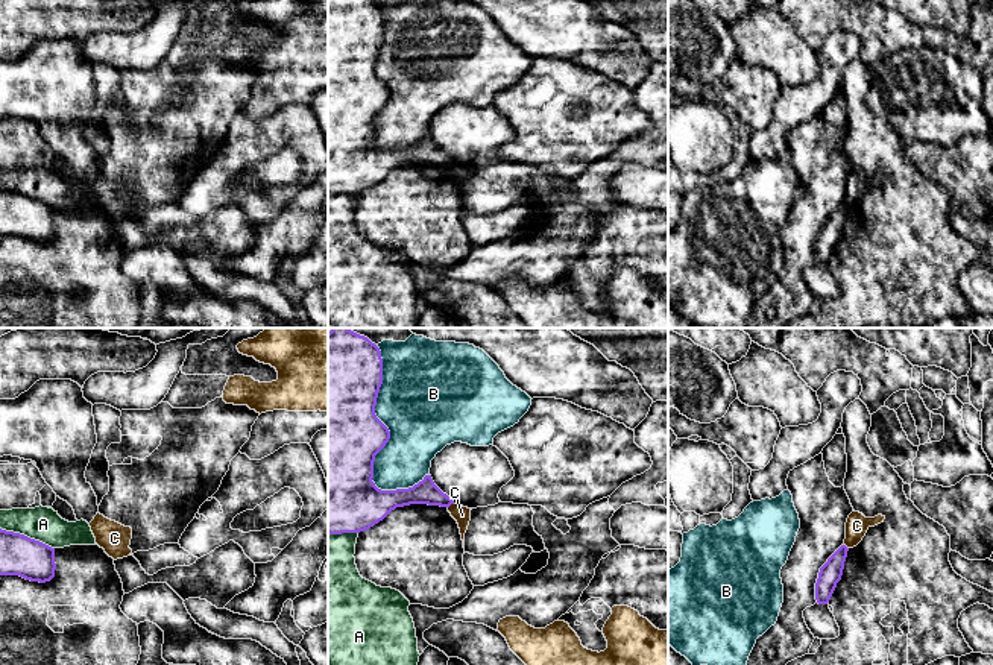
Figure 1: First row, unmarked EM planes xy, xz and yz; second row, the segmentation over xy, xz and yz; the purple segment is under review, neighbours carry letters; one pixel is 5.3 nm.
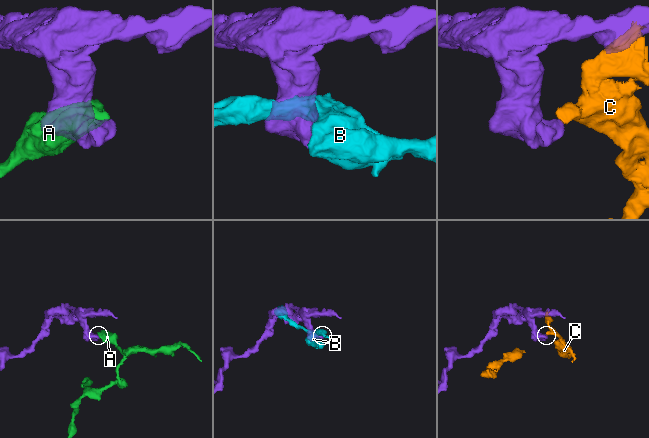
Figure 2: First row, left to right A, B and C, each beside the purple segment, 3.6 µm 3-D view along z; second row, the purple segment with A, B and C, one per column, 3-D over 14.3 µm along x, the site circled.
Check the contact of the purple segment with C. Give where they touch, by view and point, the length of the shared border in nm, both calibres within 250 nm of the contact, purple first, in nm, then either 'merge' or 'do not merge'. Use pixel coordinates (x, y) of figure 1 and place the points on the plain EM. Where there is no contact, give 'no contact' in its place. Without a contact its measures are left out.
xz (450, 164) | 40 nm | 130/90 nm | do not merge

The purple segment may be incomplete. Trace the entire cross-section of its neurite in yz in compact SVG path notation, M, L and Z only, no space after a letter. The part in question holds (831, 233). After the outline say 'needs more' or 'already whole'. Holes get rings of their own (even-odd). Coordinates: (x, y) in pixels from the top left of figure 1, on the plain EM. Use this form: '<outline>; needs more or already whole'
M841 205L820 228L815 243L815 260L818 264L829 263L837 243L841 240L847 211L849 208L846 205Z; already whole

